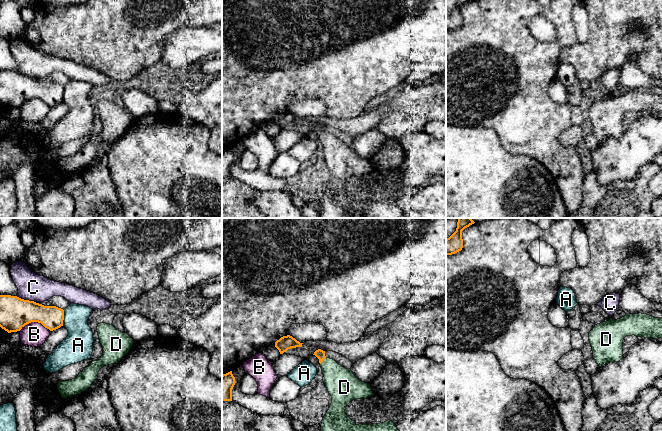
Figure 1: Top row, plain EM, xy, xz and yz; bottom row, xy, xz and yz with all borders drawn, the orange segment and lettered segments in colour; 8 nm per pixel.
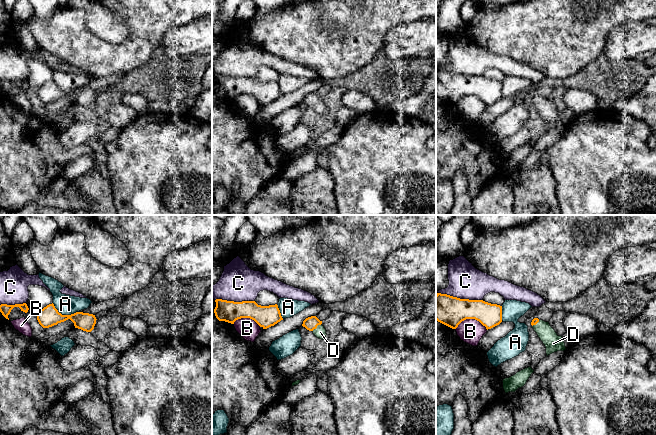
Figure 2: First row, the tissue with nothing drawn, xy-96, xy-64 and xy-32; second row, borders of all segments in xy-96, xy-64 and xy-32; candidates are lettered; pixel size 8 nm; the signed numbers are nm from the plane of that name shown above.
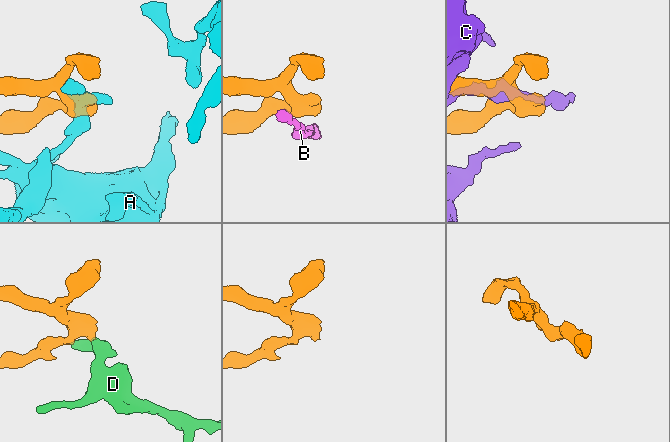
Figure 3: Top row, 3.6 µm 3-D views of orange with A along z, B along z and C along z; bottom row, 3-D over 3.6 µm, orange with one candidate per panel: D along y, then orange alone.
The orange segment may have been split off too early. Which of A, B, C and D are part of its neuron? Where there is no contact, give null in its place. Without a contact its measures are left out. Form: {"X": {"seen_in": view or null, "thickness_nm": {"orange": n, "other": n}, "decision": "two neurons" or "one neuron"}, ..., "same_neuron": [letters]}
{"A": {"seen_in": "xy", "thickness_nm": {"orange": 190, "other": 240}, "decision": "two neurons"}, "B": {"seen_in": "xy", "thickness_nm": {"orange": 240, "other": 200}, "decision": "two neurons"}, "C": {"seen_in": "xy", "thickness_nm": {"orange": 240, "other": 220}, "decision": "two neurons"}, "D": {"seen_in": "xz", "thickness_nm": {"orange": 80, "other": 240}, "decision": "one neuron"}, "same_neuron": ["D"]}

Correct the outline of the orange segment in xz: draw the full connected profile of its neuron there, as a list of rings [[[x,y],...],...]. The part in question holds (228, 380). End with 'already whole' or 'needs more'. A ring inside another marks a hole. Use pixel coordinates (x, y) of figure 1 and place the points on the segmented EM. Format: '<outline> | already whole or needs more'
[[[232,371],[222,375],[222,401],[232,401],[232,389],[235,385],[235,377]]] | already whole

